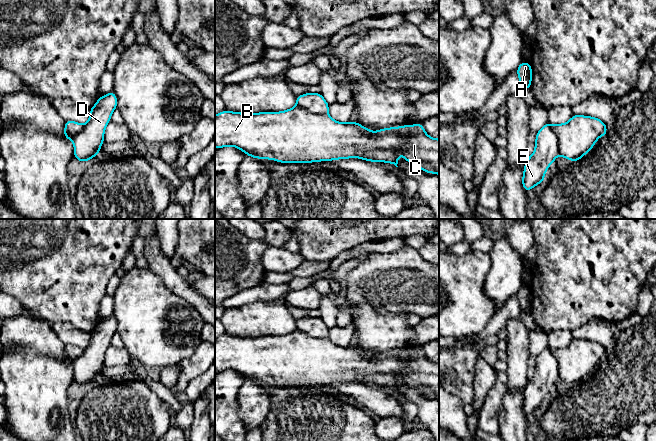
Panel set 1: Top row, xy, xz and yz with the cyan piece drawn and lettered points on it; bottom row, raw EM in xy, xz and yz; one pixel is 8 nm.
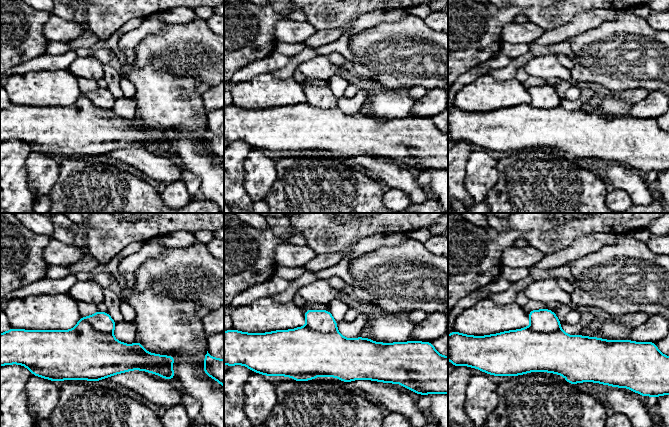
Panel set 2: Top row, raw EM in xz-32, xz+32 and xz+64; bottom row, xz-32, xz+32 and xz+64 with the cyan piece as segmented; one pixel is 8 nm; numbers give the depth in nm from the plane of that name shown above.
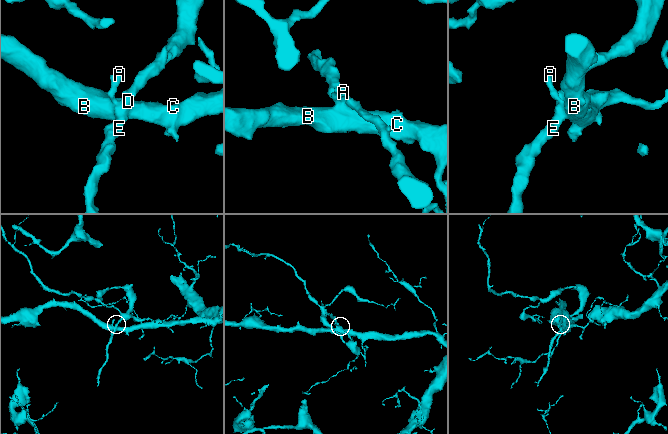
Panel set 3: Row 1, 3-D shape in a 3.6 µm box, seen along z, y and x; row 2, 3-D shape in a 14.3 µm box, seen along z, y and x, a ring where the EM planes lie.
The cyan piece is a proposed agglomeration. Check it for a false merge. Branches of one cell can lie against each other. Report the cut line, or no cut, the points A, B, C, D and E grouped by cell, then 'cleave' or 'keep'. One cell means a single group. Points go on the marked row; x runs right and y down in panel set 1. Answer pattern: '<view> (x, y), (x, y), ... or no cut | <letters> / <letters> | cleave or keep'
xz (297, 104), (312, 113), (327, 113) | A B C / D E | cleave

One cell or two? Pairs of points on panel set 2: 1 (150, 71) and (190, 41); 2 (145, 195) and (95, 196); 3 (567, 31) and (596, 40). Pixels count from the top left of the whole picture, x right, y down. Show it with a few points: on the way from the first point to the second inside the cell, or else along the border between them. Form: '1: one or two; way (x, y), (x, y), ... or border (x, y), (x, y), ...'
1: two; border (135, 54), (138, 67), (152, 64), (177, 75)
2: one; way (133, 196), (107, 196)
3: two; border (600, 25), (569, 38)

